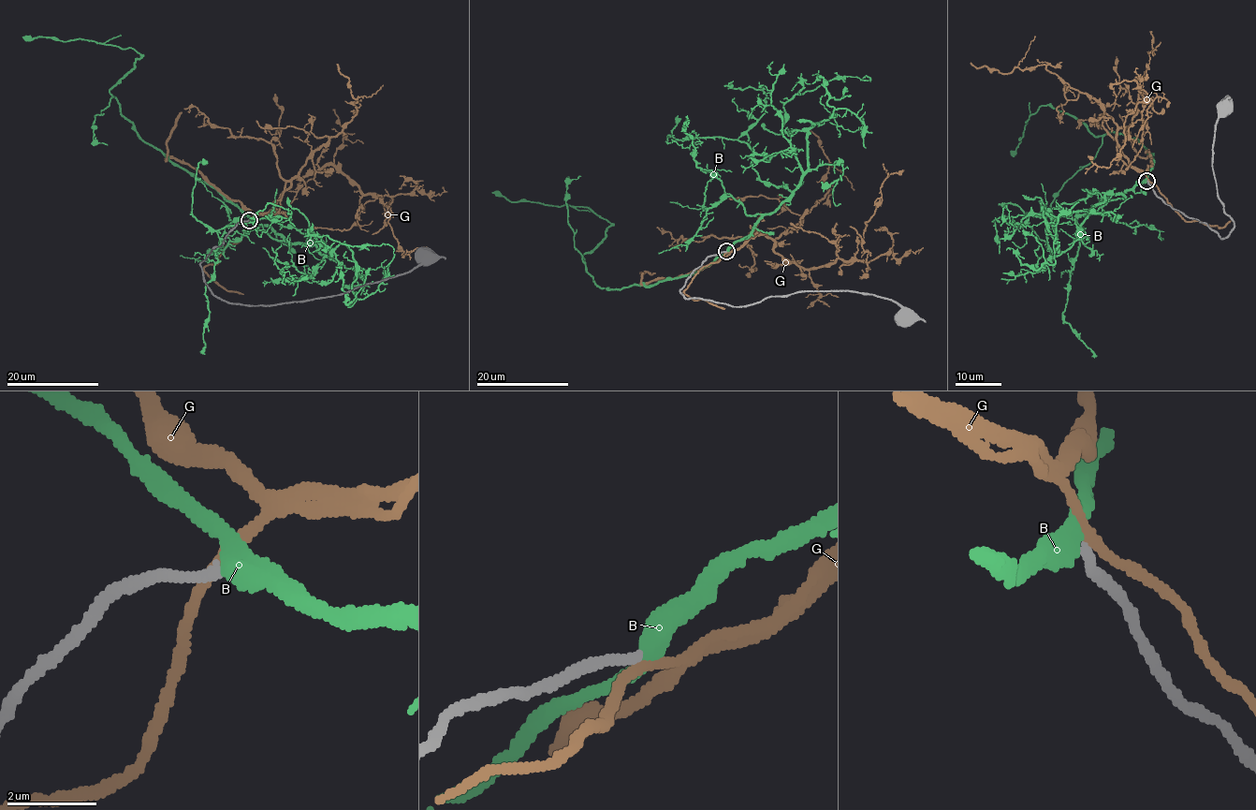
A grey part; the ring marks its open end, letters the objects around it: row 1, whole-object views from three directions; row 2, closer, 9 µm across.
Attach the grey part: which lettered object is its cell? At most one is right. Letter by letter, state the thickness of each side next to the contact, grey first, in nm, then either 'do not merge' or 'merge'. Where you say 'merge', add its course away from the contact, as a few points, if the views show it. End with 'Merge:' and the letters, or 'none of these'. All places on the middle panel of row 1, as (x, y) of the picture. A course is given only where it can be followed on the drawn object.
B: 240/400 nm | merge | via (726, 250), (691, 273), (610, 290), (596, 284), (582, 256), (611, 224), (587, 207), (509, 201), (492, 192)
G: 260/200 nm | do not merge
Merge: B

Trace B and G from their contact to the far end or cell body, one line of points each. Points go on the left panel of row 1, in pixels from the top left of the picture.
B: (249, 220), (214, 188), (142, 139), (122, 115), (109, 91), (140, 57), (135, 50), (86, 39), (22, 36)
G: (247, 221), (270, 210), (294, 178), (299, 180), (336, 165), (363, 194), (381, 196), (401, 257), (427, 246)

